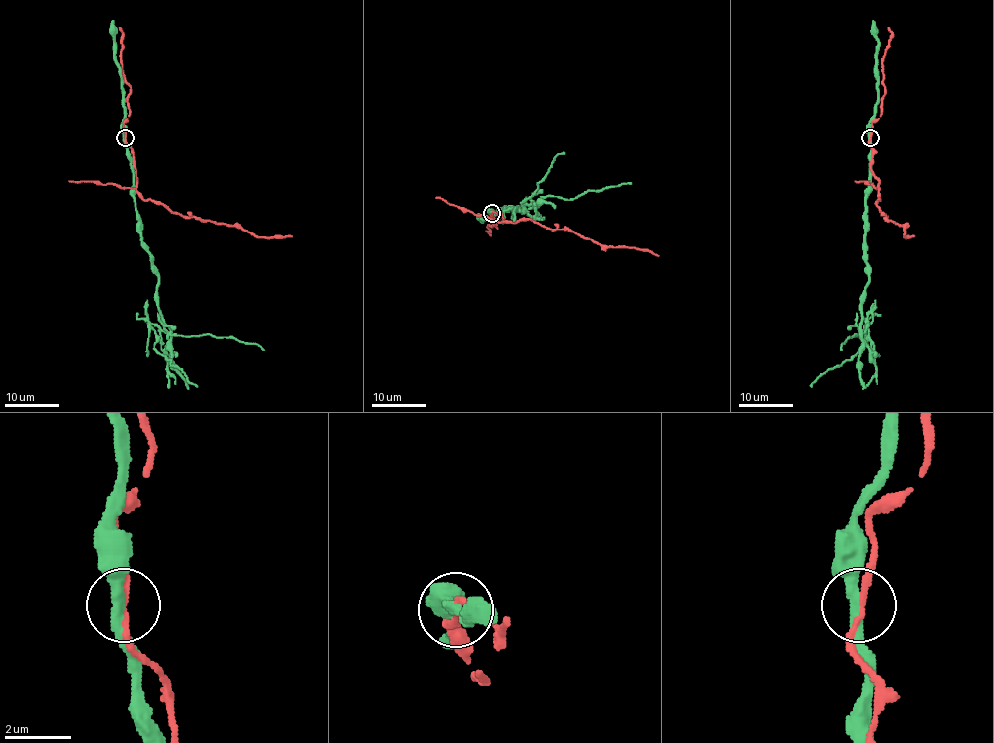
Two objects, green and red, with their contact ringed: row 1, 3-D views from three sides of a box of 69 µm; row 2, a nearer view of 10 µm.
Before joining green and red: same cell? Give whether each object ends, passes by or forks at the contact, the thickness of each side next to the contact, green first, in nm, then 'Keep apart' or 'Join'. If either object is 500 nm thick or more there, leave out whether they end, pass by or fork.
At the ring green passes by. At the ring red passes by. Thickness 320 nm (green) against 170 nm. Keep apart

